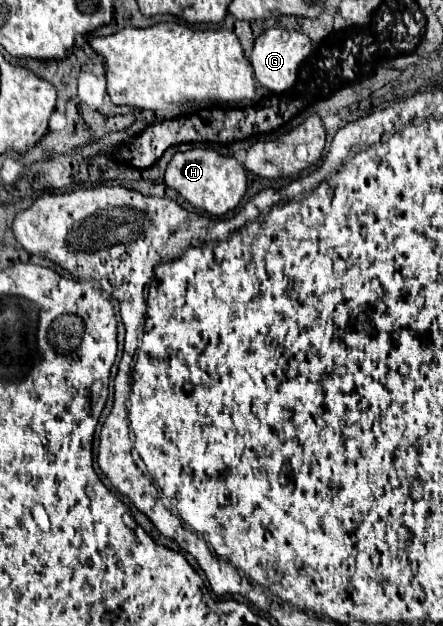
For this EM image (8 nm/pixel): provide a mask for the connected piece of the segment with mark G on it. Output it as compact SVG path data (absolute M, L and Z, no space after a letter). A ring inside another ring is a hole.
M270 28L270 30L262 32L260 38L256 38L256 42L254 42L254 50L252 50L252 56L250 56L254 76L264 88L278 92L278 94L286 92L298 76L296 68L310 56L310 52L312 52L312 42L306 34L302 34L298 30Z

